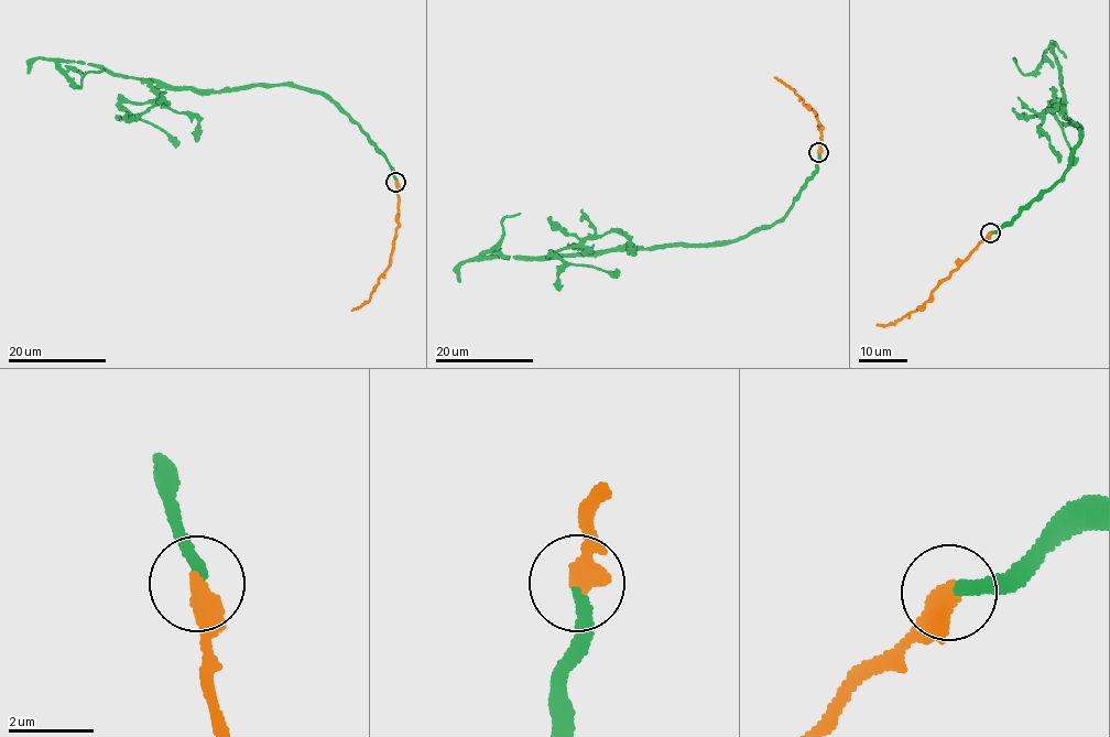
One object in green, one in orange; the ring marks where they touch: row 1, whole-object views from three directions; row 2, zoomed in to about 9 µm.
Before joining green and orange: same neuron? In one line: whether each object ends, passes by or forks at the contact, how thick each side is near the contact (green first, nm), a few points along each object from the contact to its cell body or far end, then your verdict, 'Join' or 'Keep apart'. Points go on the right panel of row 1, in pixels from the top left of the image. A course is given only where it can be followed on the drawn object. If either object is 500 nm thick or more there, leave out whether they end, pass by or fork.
At the ring green ends. At the ring orange passes by. Thickness 280 nm (green) against 360 nm. Course of green: (990, 234), (1055, 186), (1079, 140), (1063, 114), (1055, 55), (1046, 50), (1023, 74), (1014, 60). Course of orange: (990, 234), (916, 310), (892, 324), (875, 325). Join

